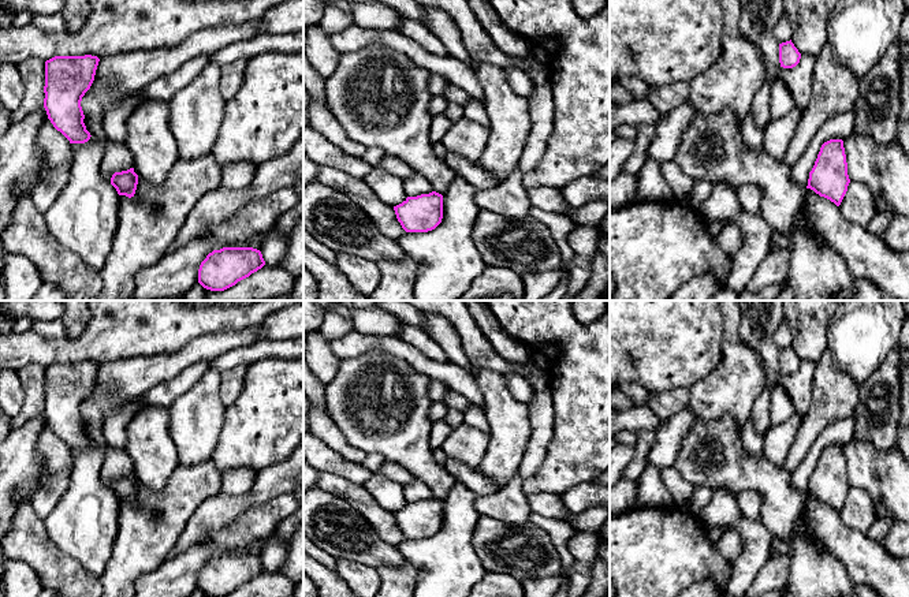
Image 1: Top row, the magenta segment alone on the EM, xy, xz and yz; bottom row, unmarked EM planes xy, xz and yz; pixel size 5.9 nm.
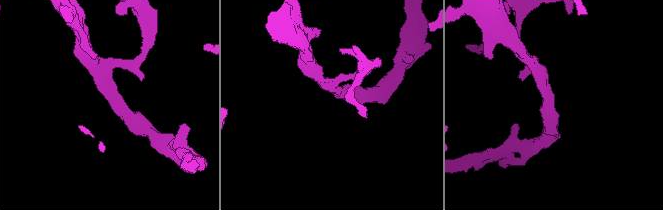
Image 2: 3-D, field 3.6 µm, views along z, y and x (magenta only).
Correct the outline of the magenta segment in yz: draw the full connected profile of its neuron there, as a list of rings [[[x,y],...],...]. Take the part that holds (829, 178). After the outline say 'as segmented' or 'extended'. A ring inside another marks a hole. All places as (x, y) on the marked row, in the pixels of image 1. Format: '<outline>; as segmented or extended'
[[[830,139],[824,142],[809,172],[806,189],[839,206],[849,183],[843,141]]]; as segmented

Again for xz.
[[[432,191],[407,197],[402,204],[394,206],[394,210],[406,232],[428,232],[442,223],[443,195]]]; as segmented

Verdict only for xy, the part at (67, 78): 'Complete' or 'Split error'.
Complete

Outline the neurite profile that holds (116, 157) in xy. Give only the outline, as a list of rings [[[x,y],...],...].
[[[107,138],[104,158],[100,168],[101,178],[111,184],[115,172],[133,168],[134,161],[130,150],[124,143],[119,143]]]

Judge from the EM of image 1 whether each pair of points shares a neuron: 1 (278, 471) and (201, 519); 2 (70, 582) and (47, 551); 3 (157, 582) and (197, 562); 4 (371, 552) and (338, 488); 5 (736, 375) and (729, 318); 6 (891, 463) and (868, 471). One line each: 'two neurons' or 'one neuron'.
1: one neuron
2: one neuron
3: one neuron
4: two neurons
5: one neuron
6: one neuron

